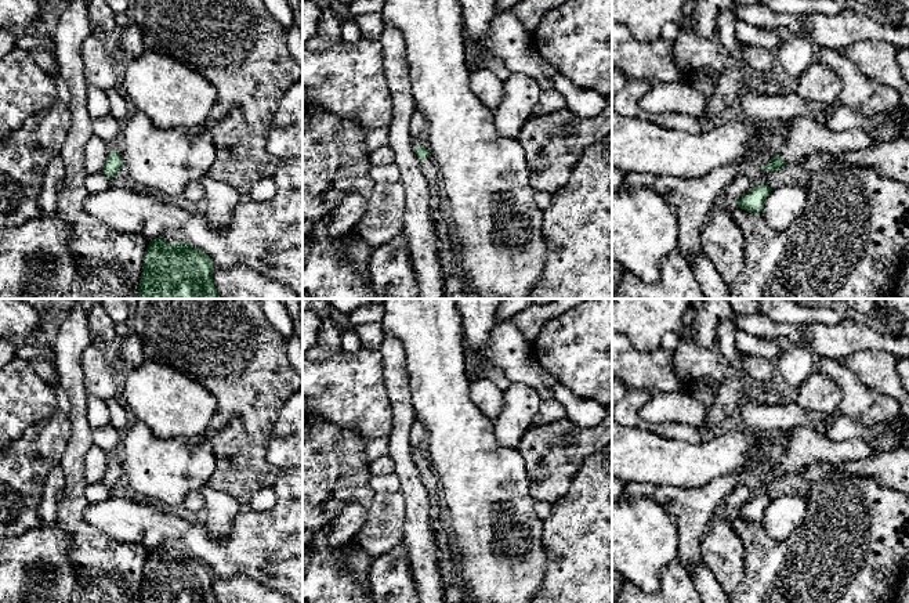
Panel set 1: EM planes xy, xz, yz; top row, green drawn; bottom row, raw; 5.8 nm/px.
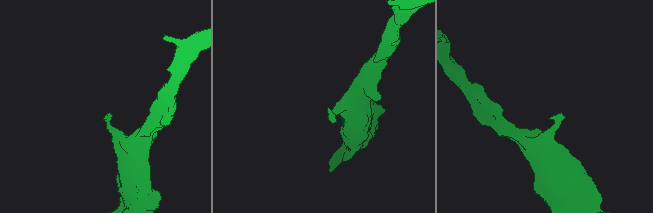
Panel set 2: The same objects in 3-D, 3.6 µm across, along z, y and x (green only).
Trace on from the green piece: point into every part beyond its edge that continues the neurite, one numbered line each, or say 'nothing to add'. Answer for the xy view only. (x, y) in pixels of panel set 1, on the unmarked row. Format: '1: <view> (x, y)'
1: xy (107, 437)

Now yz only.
1: yz (800, 447)

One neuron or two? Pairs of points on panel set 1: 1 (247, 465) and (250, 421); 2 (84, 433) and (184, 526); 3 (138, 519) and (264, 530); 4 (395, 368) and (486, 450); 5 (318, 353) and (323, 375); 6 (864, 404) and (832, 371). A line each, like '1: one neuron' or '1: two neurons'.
1: one neuron
2: two neurons
3: one neuron
4: two neurons
5: two neurons
6: one neuron

